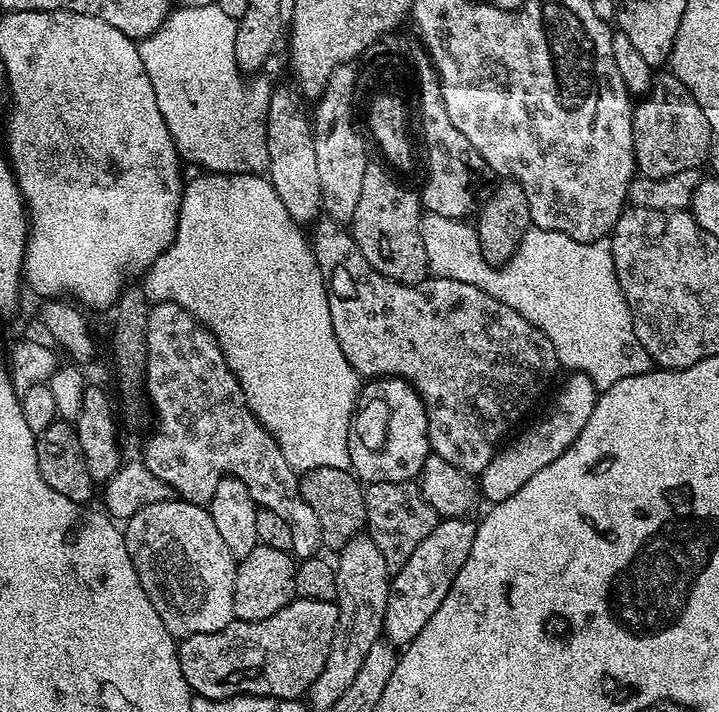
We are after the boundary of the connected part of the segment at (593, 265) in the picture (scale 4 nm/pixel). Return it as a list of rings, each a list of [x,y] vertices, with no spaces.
[[[428,212],[420,217],[420,229],[422,246],[426,246],[428,270],[433,277],[470,282],[486,290],[490,298],[498,298],[498,302],[522,314],[526,322],[538,326],[538,330],[542,330],[546,338],[550,338],[561,369],[568,368],[567,370],[573,373],[588,375],[598,390],[614,386],[614,382],[622,382],[622,378],[634,378],[638,374],[653,371],[650,354],[646,354],[642,342],[638,342],[634,334],[632,315],[622,294],[622,286],[618,286],[612,252],[584,252],[584,248],[580,248],[582,242],[561,232],[551,232],[533,226],[522,238],[516,253],[506,263],[493,266],[488,264],[482,254],[480,239],[471,223],[442,218],[438,214]]]

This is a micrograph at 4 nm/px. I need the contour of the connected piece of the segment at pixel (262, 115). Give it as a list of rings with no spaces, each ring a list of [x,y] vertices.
[[[210,2],[206,6],[187,6],[177,7],[168,13],[167,19],[154,34],[150,34],[146,39],[139,41],[140,57],[142,66],[146,66],[146,75],[150,78],[150,86],[154,86],[154,98],[158,98],[158,110],[166,122],[166,126],[172,135],[172,141],[176,147],[181,161],[197,164],[197,169],[203,170],[208,174],[260,174],[268,167],[268,151],[266,150],[266,126],[268,125],[268,97],[269,93],[264,92],[260,84],[247,84],[245,73],[241,72],[236,64],[234,54],[234,40],[236,38],[237,21],[230,19],[227,14],[222,14],[222,10],[215,2]]]

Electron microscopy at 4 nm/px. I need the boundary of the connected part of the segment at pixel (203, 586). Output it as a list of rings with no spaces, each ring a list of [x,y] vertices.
[[[179,498],[154,502],[135,512],[123,525],[122,531],[126,550],[130,550],[130,562],[134,562],[134,570],[138,570],[138,582],[142,582],[146,598],[154,602],[158,618],[162,618],[166,630],[170,630],[172,636],[183,638],[194,634],[210,634],[232,623],[234,578],[238,561],[232,557],[230,550],[226,550],[226,542],[222,542],[207,507]]]

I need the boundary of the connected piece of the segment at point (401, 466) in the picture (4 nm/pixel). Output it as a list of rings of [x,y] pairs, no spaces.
[[[397,376],[372,378],[359,389],[348,431],[350,468],[365,485],[415,481],[430,454],[428,415],[415,388]]]

